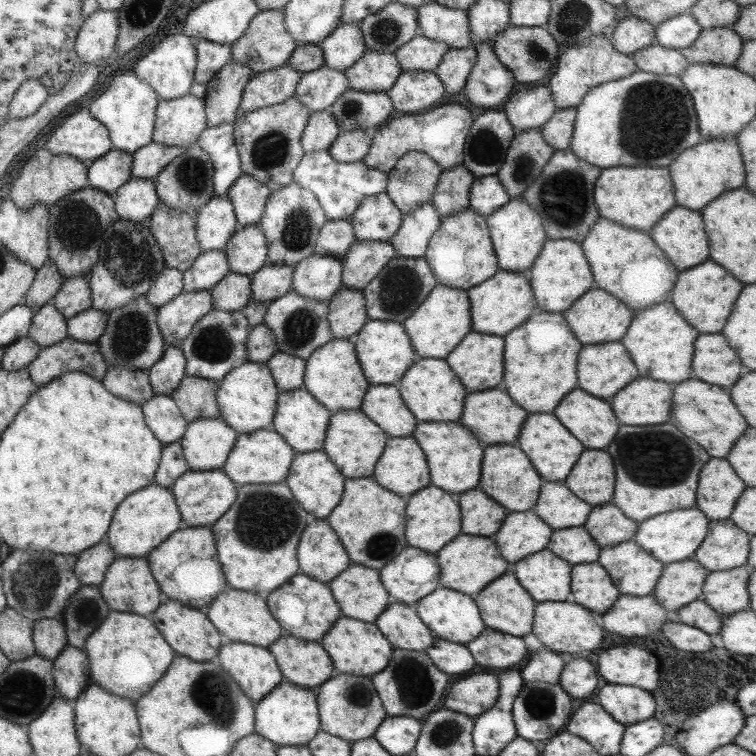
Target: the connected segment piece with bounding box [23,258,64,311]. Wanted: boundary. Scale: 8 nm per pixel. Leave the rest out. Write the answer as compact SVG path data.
M49 258L36 270L33 282L27 289L24 305L35 311L45 304L51 304L64 278Z

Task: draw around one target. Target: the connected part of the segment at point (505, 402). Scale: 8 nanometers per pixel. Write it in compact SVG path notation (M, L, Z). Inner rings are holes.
M482 390L481 392L473 392L465 396L465 404L463 404L463 414L459 418L459 422L475 434L475 438L482 444L513 444L517 440L519 428L521 428L523 420L528 412L521 410L521 406L517 406L505 392L501 390Z

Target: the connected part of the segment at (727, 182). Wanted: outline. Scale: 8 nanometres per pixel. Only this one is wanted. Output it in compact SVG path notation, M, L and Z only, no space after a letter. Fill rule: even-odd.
M735 136L701 141L681 152L669 166L675 204L694 211L700 211L721 193L743 186L744 174Z

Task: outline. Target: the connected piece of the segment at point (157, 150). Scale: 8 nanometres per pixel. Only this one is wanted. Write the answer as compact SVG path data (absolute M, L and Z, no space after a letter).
M151 141L149 145L139 148L131 155L131 176L153 180L165 165L187 148L188 146L163 146Z

